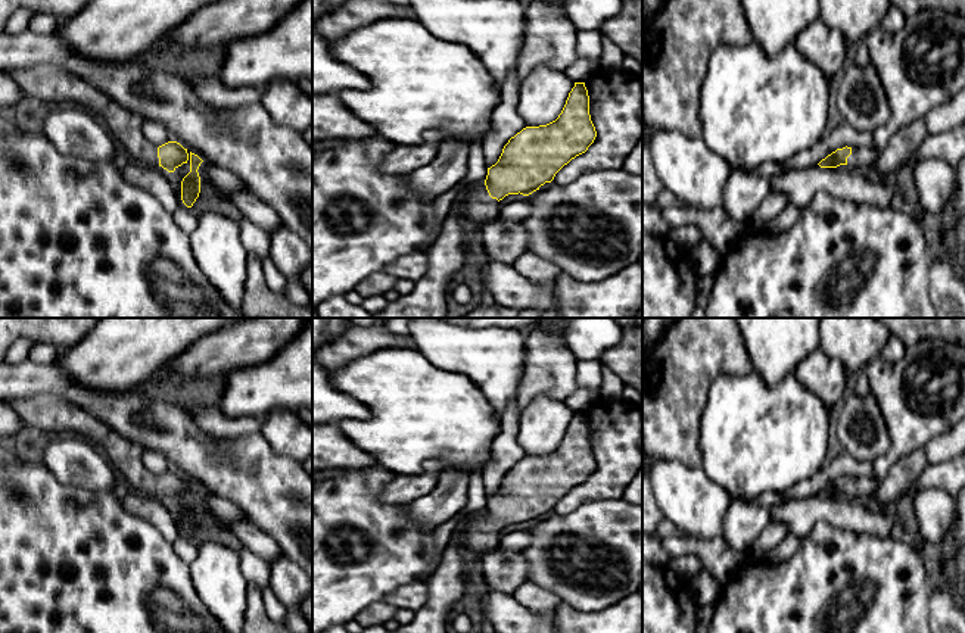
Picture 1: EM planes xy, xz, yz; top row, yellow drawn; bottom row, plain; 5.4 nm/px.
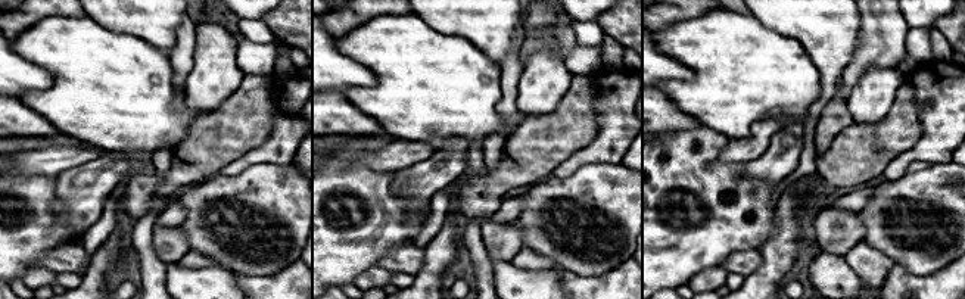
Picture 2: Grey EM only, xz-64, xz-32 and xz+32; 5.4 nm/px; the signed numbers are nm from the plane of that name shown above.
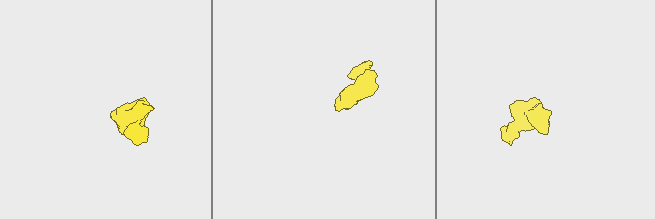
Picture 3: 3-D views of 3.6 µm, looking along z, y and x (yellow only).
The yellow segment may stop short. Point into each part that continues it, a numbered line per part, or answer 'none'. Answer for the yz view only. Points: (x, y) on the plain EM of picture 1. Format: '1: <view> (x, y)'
1: yz (861, 486)

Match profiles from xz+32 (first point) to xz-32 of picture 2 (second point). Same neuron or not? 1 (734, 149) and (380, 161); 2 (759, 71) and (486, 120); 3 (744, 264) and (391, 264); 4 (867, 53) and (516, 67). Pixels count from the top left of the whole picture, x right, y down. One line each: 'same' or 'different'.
1: same
2: same
3: same
4: different

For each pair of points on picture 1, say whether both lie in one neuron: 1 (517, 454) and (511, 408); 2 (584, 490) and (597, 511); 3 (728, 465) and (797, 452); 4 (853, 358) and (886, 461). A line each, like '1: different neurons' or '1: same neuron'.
1: same neuron
2: different neurons
3: same neuron
4: different neurons

